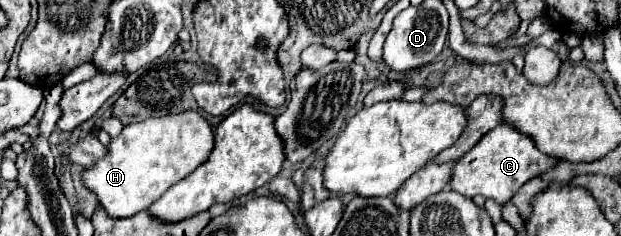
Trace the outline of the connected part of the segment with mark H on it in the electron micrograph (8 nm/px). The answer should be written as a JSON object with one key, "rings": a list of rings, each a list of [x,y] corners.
{"rings":[[[197,111],[151,117],[123,127],[123,131],[107,145],[105,157],[81,171],[81,181],[95,193],[109,217],[125,219],[149,209],[171,185],[179,183],[207,161],[211,149],[213,129]]]}

